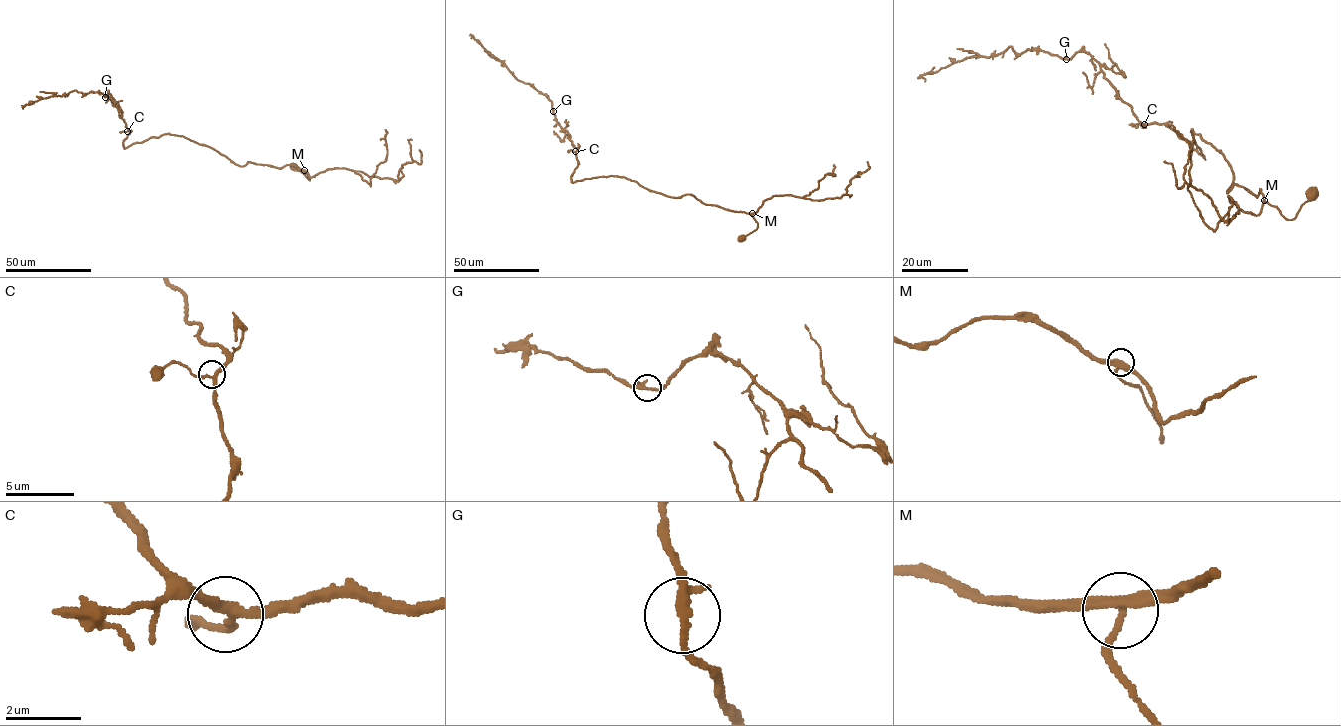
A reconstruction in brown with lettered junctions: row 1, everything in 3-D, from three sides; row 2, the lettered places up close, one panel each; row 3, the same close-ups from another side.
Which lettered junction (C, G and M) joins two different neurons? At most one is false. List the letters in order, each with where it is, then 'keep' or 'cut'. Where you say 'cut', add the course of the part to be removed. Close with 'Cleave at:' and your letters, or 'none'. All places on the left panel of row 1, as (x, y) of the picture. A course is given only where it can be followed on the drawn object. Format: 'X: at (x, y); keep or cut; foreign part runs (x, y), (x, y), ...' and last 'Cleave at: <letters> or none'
C: at (127, 131); keep
G: at (105, 97); keep
M: at (304, 170); keep
Cleave at: none

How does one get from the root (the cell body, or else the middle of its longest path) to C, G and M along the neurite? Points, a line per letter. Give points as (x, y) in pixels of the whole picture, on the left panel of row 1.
C: (292, 166), (309, 180), (294, 165), (239, 166), (175, 135), (125, 147), (127, 131)
G: (292, 166), (309, 180), (294, 165), (239, 166), (175, 135), (125, 147), (122, 110), (104, 97)
M: (292, 166), (309, 180), (304, 170)

